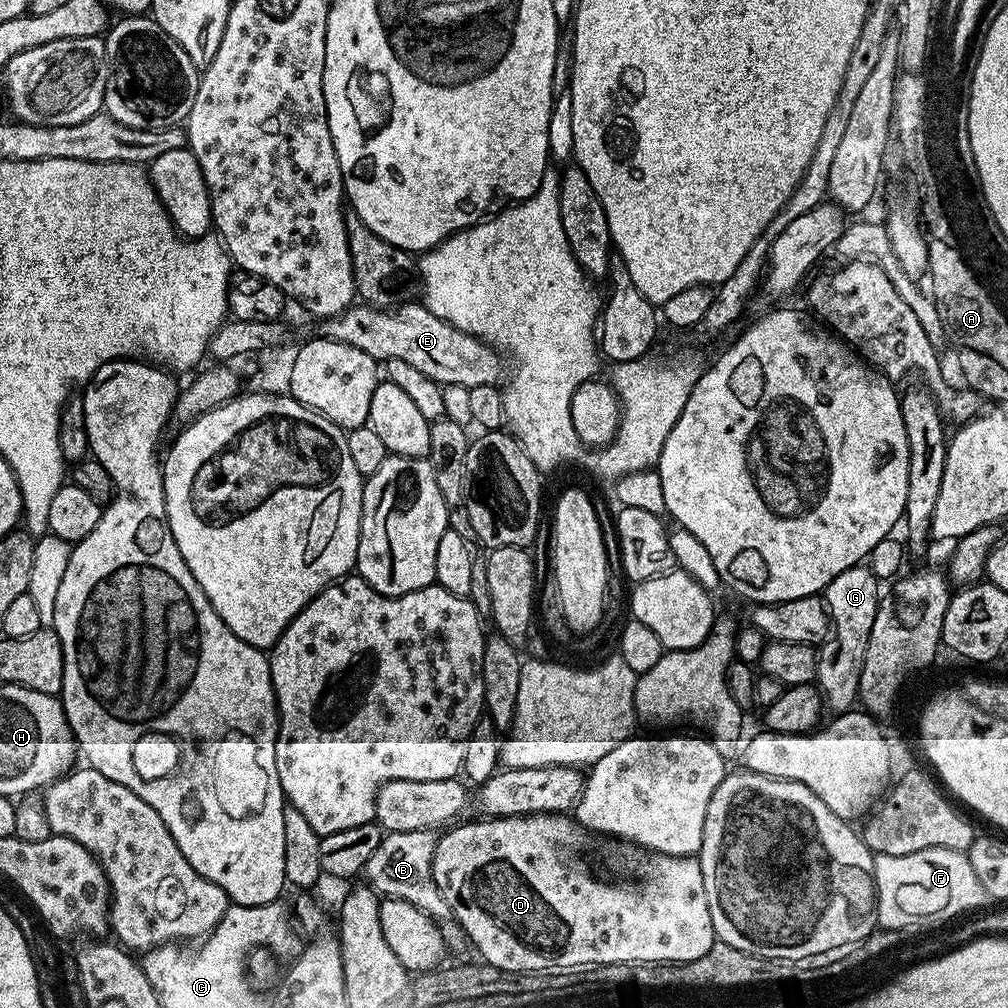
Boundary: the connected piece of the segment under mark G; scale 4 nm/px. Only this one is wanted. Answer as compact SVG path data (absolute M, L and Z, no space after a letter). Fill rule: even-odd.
M863 563L855 564L850 570L842 570L842 574L829 580L824 588L822 599L830 617L830 635L818 648L815 683L825 705L833 708L833 713L849 711L857 703L866 642L870 642L870 629L874 627L874 614L878 614L881 595L881 581Z

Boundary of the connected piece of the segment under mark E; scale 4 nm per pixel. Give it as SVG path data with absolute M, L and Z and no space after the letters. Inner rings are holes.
M363 302L353 303L342 314L326 316L319 321L315 335L317 337L342 342L370 354L377 362L387 362L402 358L409 366L415 366L426 378L434 378L441 386L490 386L499 385L501 353L484 344L478 338L442 322L420 302L401 304L395 310L372 308Z

